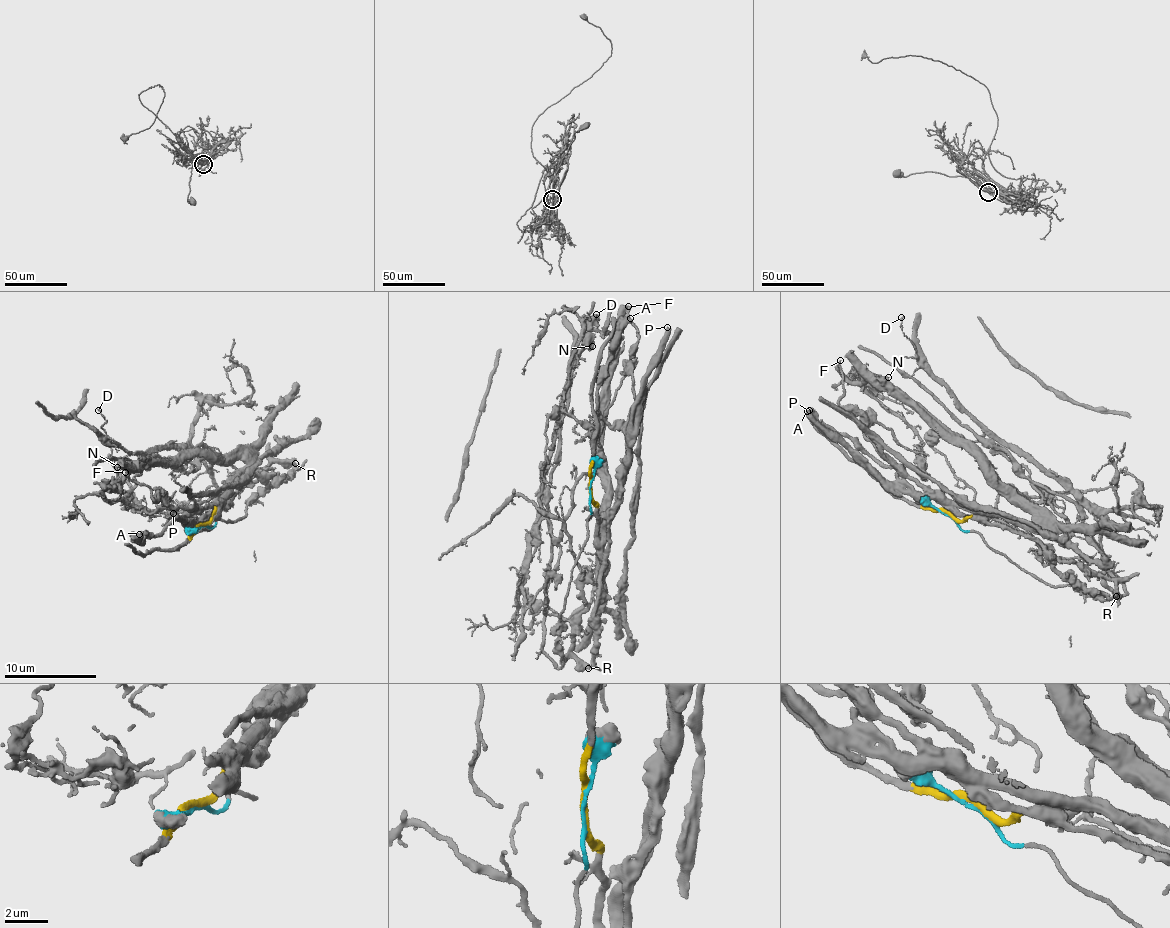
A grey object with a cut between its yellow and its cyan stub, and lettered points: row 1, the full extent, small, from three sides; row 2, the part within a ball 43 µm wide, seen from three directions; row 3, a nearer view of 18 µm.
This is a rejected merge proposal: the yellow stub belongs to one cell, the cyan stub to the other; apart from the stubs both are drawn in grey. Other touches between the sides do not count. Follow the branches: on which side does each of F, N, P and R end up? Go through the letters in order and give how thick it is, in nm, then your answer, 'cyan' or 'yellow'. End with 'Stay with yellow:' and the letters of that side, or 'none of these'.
F: 170 nm thick; yellow
N: 110 nm thick; yellow
P: 400 nm thick; yellow
R: 280 nm thick; yellow
Stay with yellow: F, N, P, R

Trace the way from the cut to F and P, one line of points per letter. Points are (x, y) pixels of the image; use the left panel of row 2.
F: (201, 525), (228, 495), (213, 509), (209, 506), (198, 513), (159, 499), (154, 502), (147, 485), (124, 472)
P: (201, 525), (210, 519), (227, 497), (194, 533), (177, 521), (174, 513)

